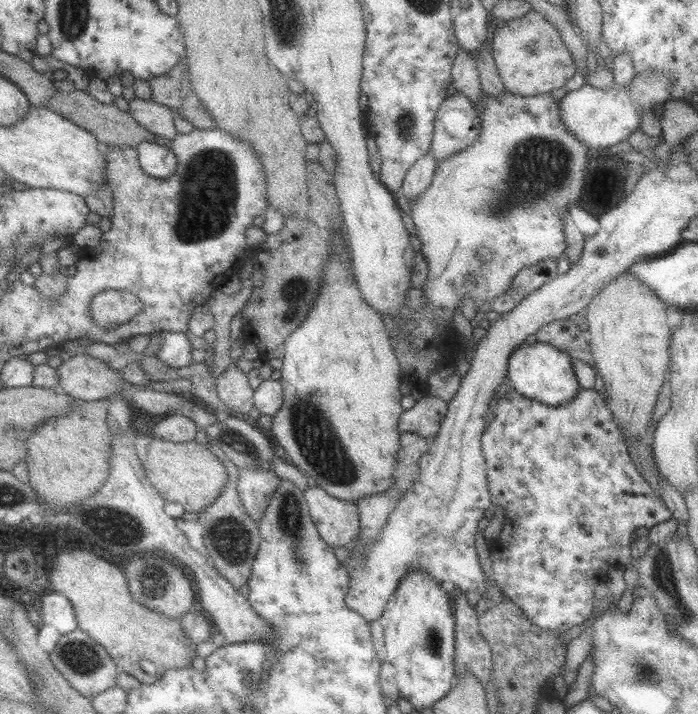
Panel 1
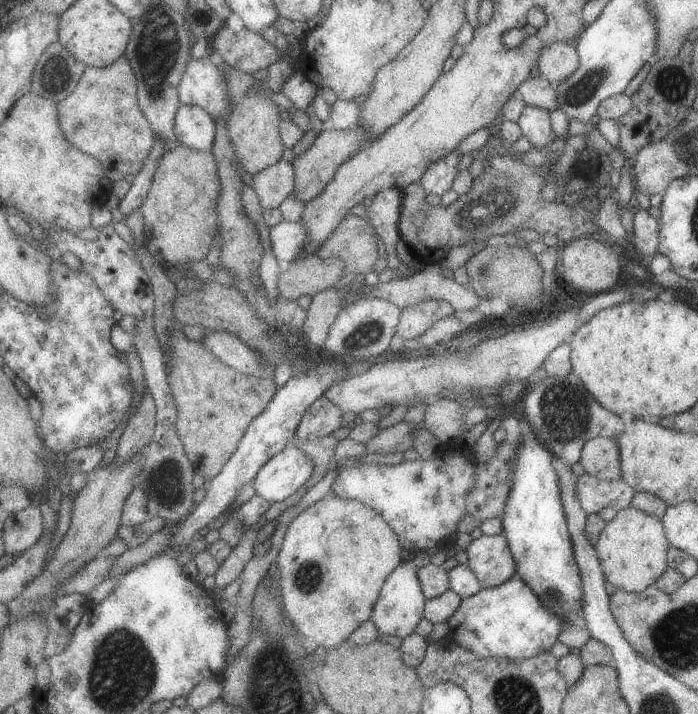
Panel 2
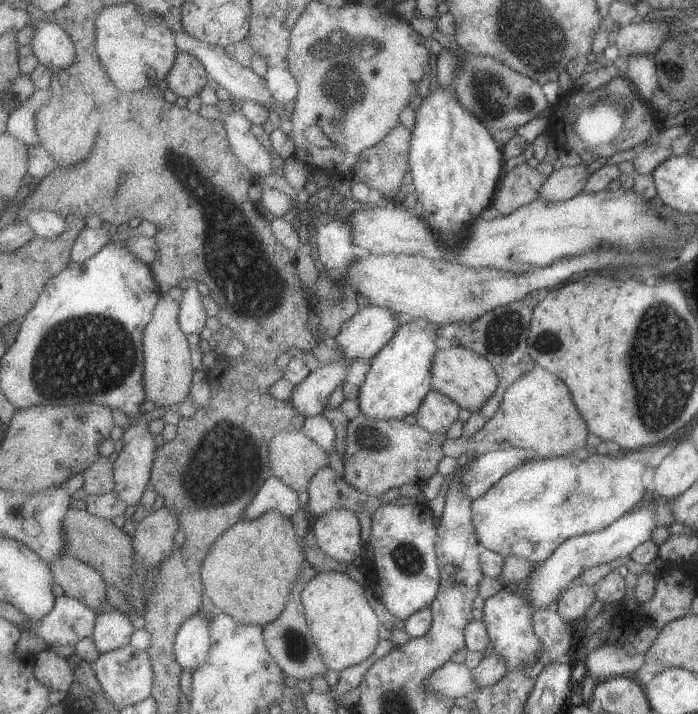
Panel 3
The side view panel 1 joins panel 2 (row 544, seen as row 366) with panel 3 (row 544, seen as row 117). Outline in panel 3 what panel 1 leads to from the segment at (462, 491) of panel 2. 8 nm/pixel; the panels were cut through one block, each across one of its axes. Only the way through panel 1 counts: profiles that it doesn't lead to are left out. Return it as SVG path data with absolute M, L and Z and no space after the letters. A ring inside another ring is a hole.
M594 451L582 459L564 455L523 462L519 468L501 477L481 498L473 500L474 523L480 542L505 558L517 555L534 566L538 565L568 538L603 530L620 516L632 512L635 506L642 505L644 489L641 476L647 468L650 466L628 455L615 458Z

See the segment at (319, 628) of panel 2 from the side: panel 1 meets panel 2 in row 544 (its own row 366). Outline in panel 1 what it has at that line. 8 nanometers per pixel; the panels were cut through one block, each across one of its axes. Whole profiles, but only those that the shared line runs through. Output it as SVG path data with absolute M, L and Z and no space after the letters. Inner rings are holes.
M345 230L342 237L337 233L334 236L334 253L330 256L331 262L327 264L327 274L325 274L322 292L314 302L314 308L309 316L303 321L303 324L286 340L286 357L282 359L283 365L280 369L282 377L280 381L284 386L285 402L281 411L273 417L271 426L278 443L284 448L286 454L291 458L291 462L306 477L311 476L316 480L316 486L323 487L329 494L335 498L357 503L371 495L377 493L386 493L395 483L396 466L398 465L398 452L402 448L402 431L398 428L399 421L403 415L403 406L401 406L401 381L403 379L402 362L398 357L396 348L389 339L387 326L383 318L377 313L375 307L372 307L366 299L363 298L362 290L358 285L358 279L354 274L354 262L351 262L352 250L350 248L350 236Z

